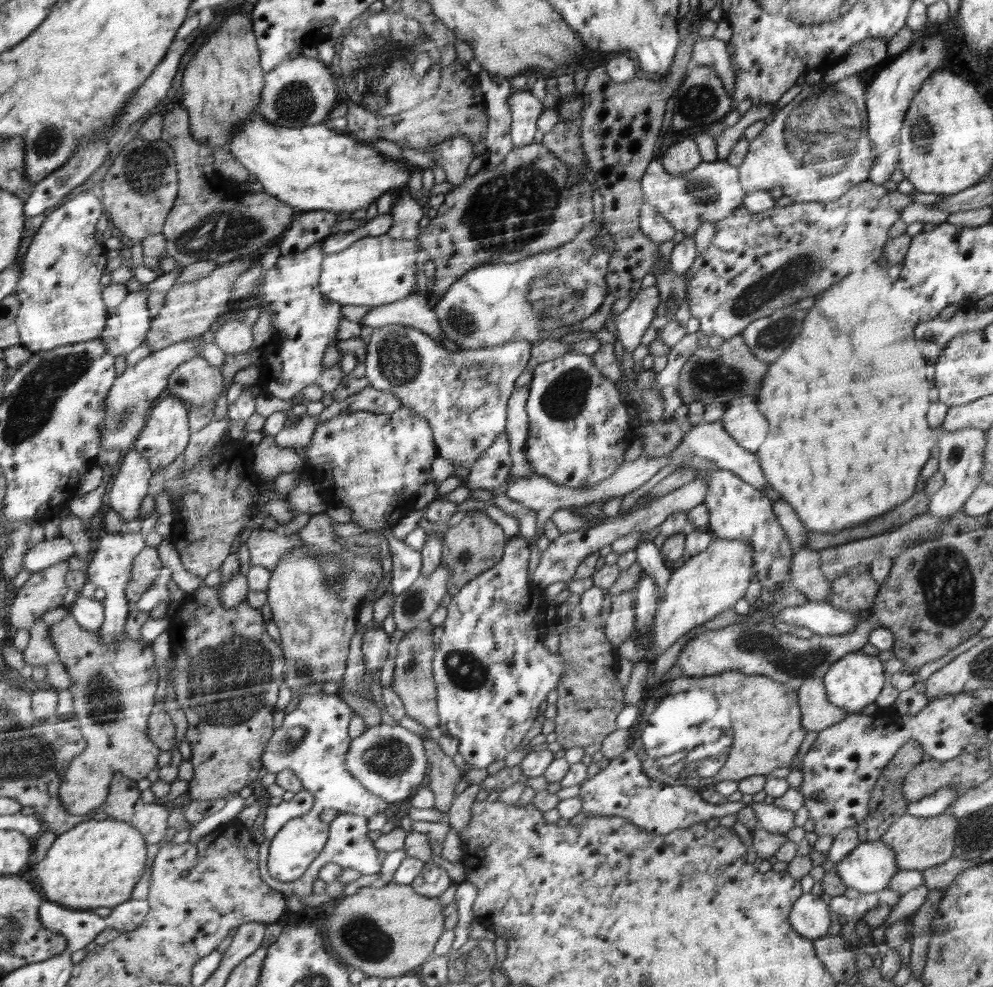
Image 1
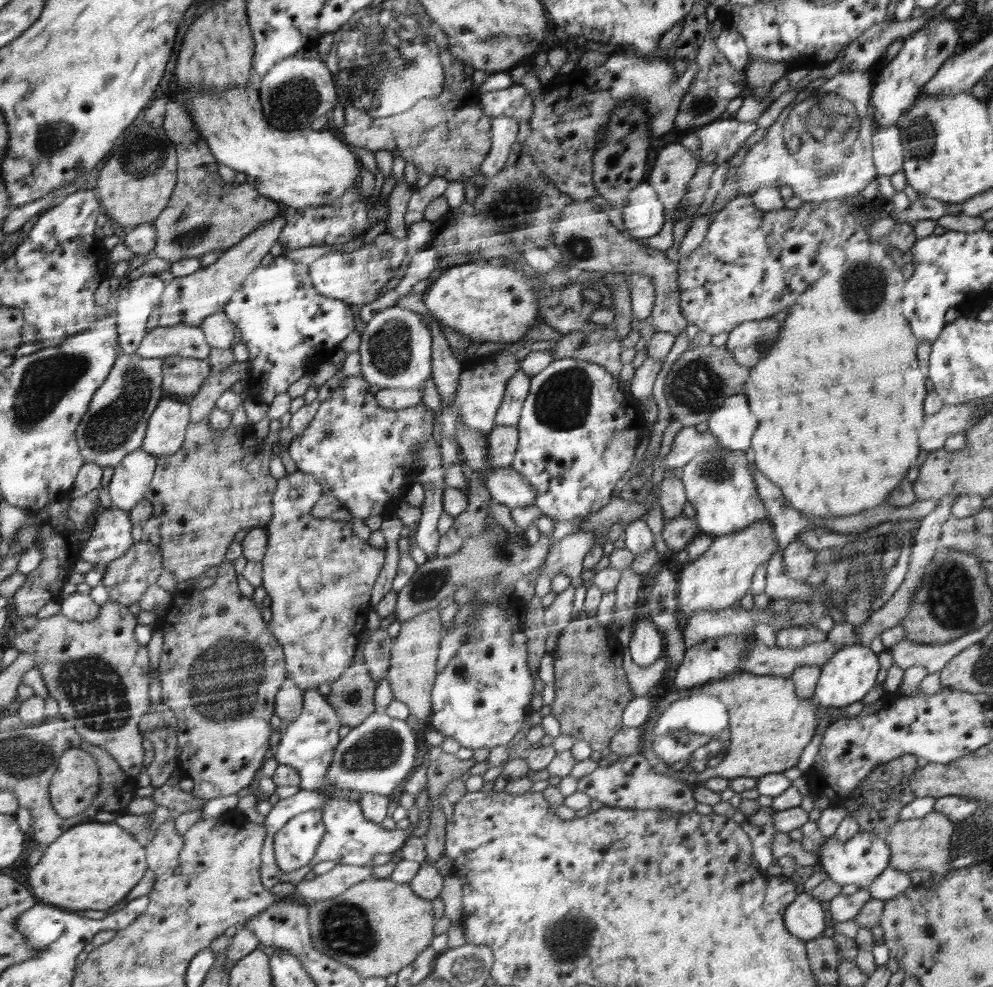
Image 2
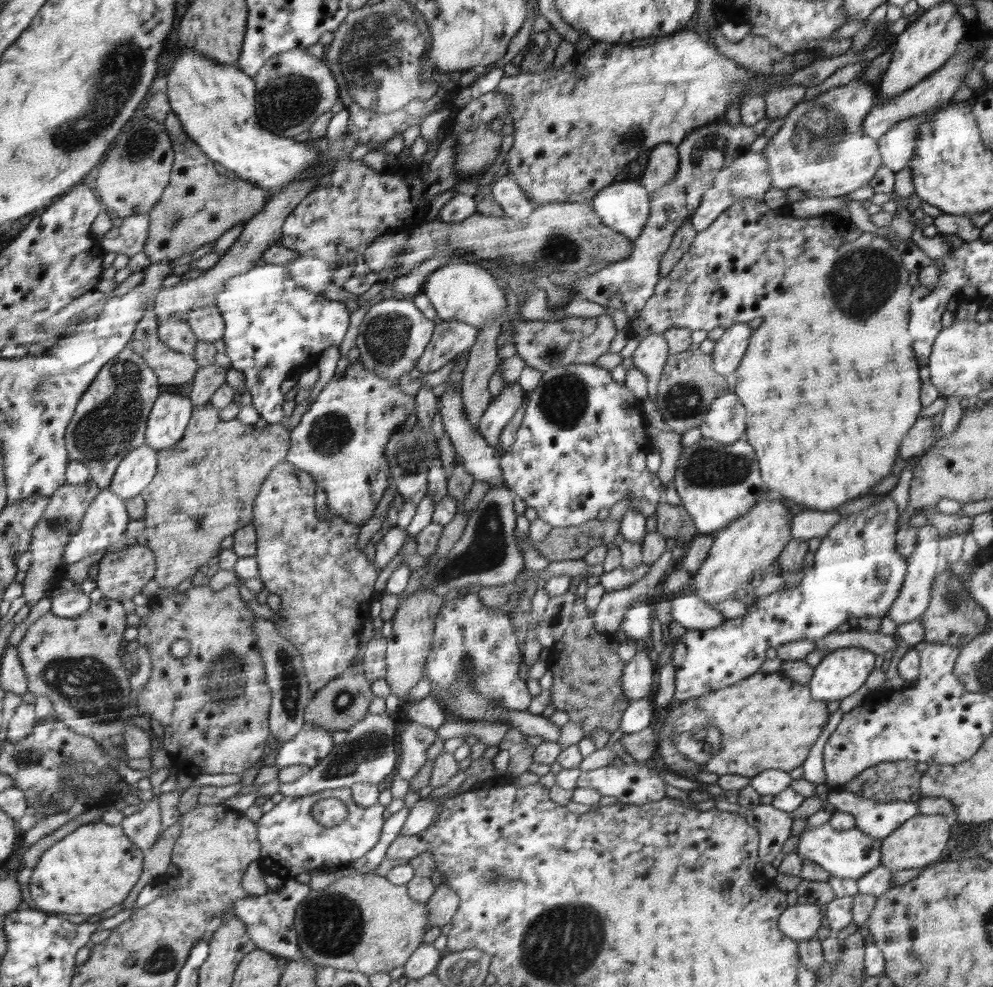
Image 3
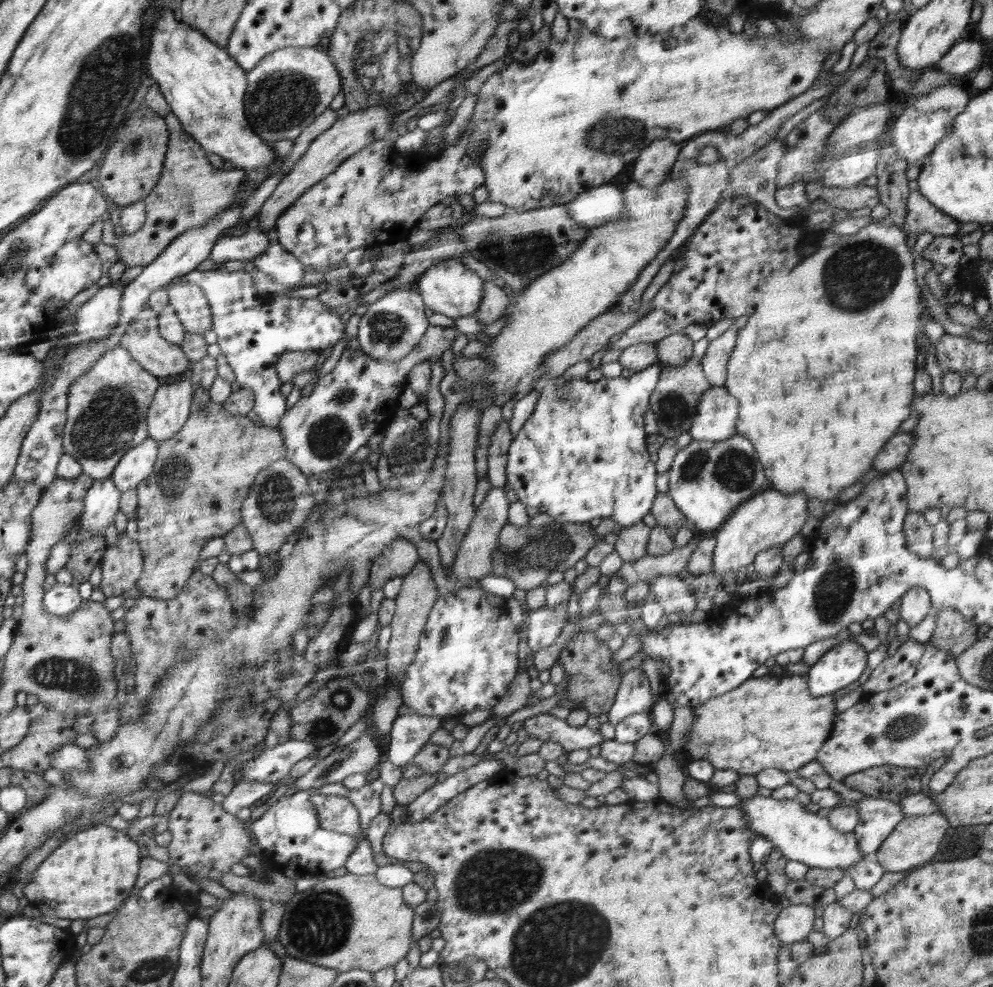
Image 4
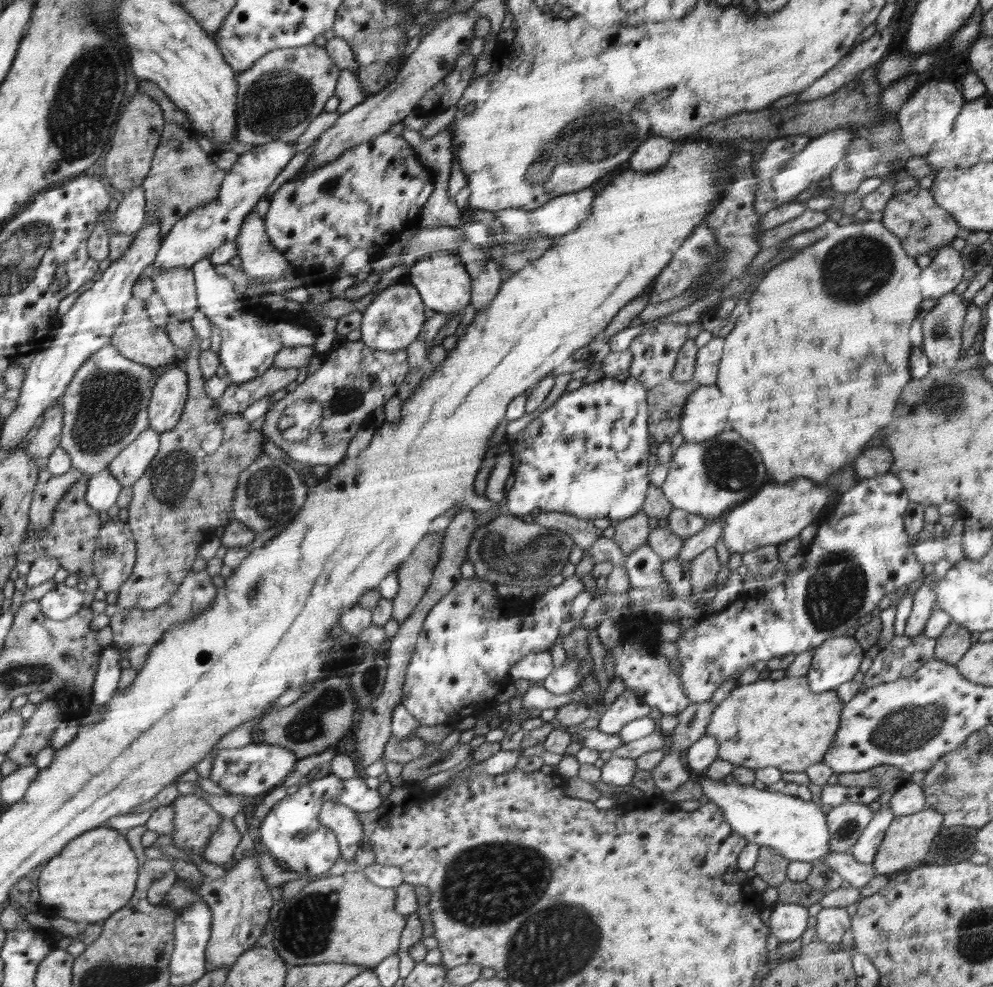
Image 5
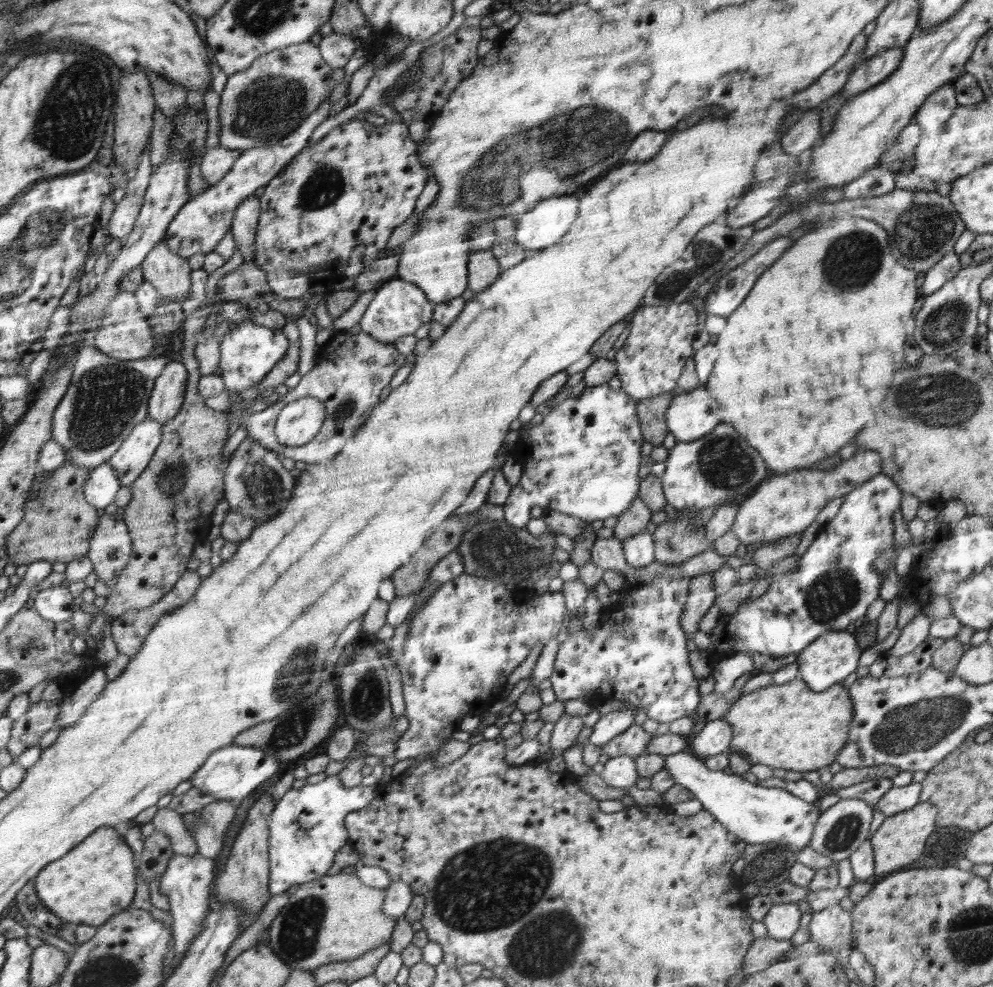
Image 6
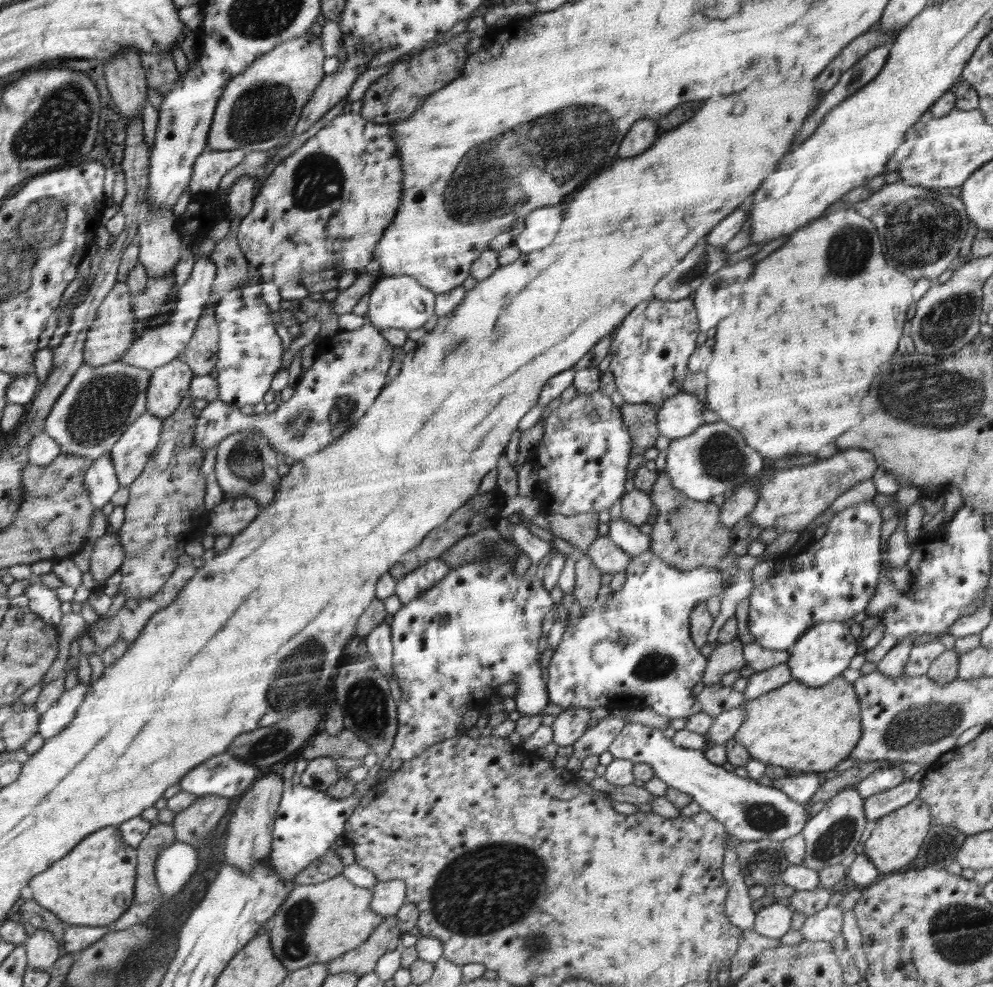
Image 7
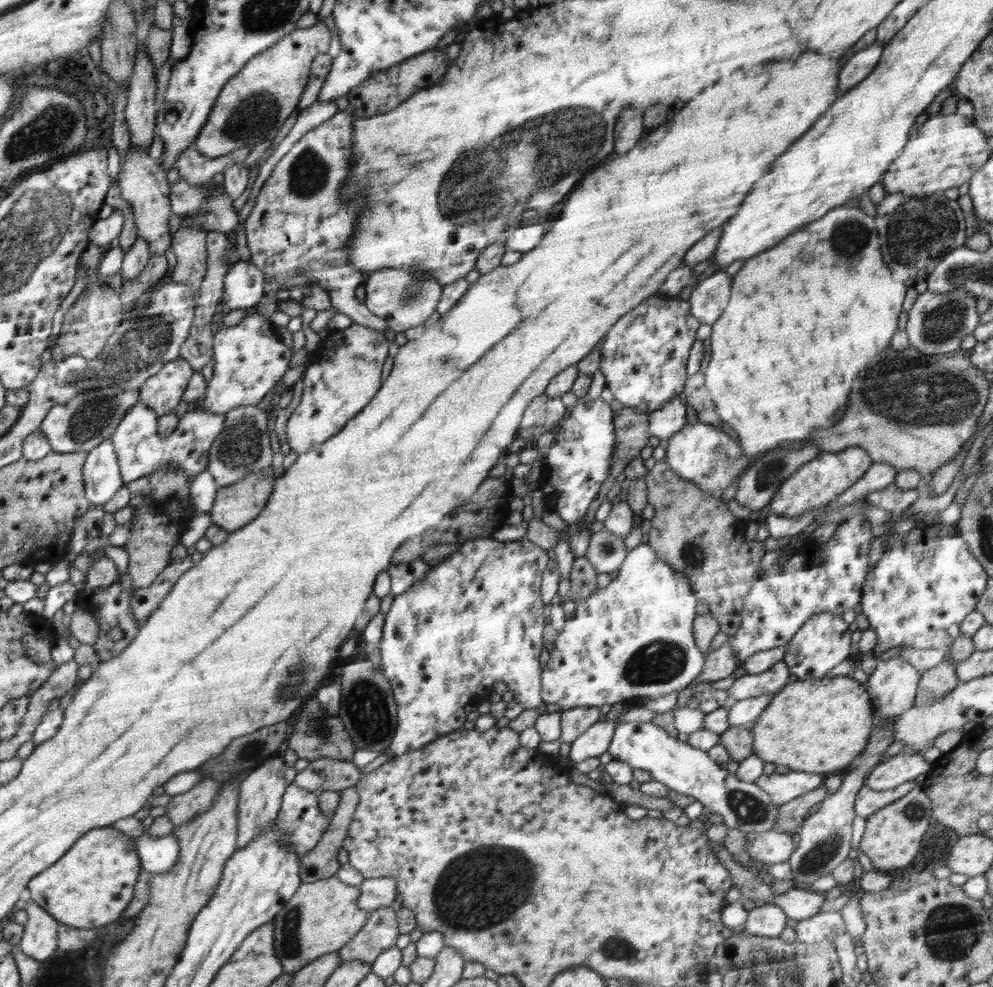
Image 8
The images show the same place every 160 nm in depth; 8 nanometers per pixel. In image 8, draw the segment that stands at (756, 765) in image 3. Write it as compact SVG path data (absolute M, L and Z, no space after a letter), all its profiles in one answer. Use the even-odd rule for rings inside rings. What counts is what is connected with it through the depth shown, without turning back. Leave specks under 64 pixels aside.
M852 675L796 680L775 693L767 709L749 725L753 731L753 756L760 757L764 762L783 764L792 771L824 776L824 772L834 772L848 766L865 750L874 730L873 715L874 710L866 684L852 680Z

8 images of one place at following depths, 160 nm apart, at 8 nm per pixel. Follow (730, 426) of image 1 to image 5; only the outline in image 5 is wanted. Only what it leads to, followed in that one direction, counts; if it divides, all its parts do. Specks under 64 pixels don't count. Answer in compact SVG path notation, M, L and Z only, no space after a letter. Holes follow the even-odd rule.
M715 384L701 385L694 390L688 398L681 422L684 442L702 442L724 431L730 402Z

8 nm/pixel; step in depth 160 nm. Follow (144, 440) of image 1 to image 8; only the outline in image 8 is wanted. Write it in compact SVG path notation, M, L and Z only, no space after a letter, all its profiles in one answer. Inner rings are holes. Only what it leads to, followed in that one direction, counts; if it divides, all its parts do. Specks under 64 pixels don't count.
M178 357L176 361L170 361L139 388L140 402L153 407L159 415L172 413L184 398L193 373L192 364L186 359Z

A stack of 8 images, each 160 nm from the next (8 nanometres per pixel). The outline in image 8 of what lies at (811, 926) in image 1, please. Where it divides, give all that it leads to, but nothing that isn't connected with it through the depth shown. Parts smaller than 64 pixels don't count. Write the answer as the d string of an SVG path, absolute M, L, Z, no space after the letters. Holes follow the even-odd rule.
M766 903L748 911L742 928L758 936L778 936L786 928L786 915L780 906Z

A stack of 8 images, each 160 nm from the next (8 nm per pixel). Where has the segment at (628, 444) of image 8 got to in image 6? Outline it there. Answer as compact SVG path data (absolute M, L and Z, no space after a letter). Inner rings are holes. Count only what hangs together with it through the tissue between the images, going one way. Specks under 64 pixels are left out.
M671 390L669 393L646 398L638 402L638 417L640 417L642 422L643 434L645 435L646 442L651 442L654 447L663 446L662 442L666 442L666 438L670 438L666 414L676 395Z

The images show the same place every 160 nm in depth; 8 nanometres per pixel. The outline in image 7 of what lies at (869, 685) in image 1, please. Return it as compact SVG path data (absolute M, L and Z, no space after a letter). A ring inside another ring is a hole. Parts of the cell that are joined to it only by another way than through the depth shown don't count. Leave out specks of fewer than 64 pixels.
M826 621L808 630L796 645L787 651L790 658L785 663L789 666L791 677L808 686L819 687L842 676L842 672L849 668L853 658L858 654L858 644L850 634L848 624Z

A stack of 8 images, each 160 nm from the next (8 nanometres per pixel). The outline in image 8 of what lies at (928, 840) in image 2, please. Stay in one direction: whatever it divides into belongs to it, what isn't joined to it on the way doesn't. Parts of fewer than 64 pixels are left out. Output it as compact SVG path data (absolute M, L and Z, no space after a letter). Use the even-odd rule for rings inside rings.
M922 786L914 787L905 797L867 816L865 831L859 842L865 864L881 872L908 866L922 846L923 834L929 829L931 819L931 800Z

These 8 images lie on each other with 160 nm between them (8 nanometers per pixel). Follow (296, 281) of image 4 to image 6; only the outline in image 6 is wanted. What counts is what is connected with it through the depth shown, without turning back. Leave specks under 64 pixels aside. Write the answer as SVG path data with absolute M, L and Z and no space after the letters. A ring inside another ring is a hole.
M250 196L244 199L234 211L231 233L235 245L242 251L244 263L255 264L256 259L256 232L261 216L260 199Z

